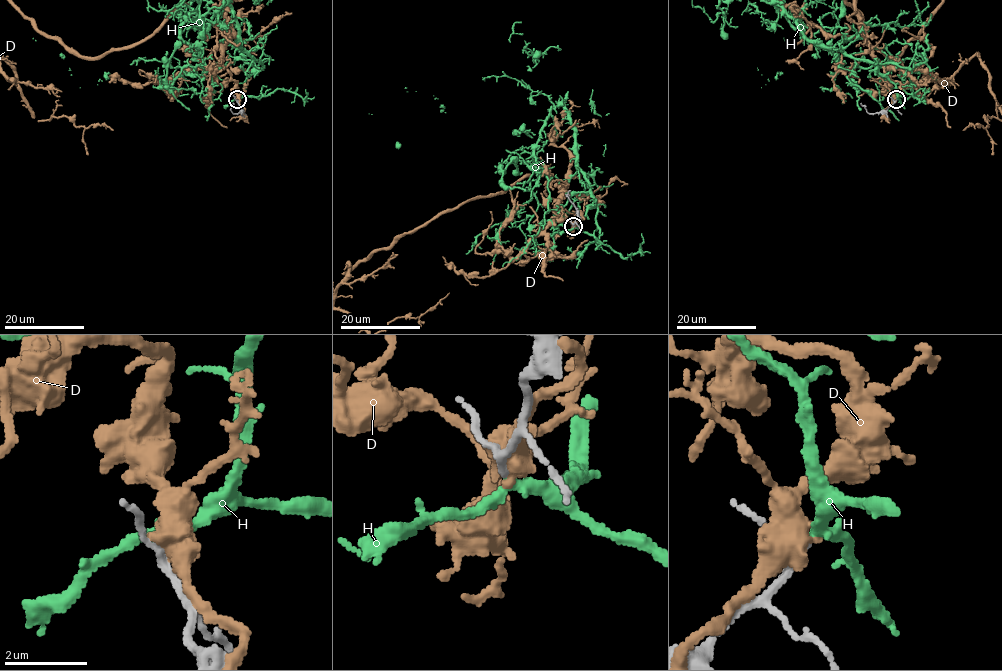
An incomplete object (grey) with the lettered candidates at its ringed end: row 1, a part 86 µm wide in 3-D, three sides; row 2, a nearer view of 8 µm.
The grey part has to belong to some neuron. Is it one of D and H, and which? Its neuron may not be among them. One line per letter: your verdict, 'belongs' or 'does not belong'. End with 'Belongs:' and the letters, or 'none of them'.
D: does not belong
H: belongs
Belongs: H

